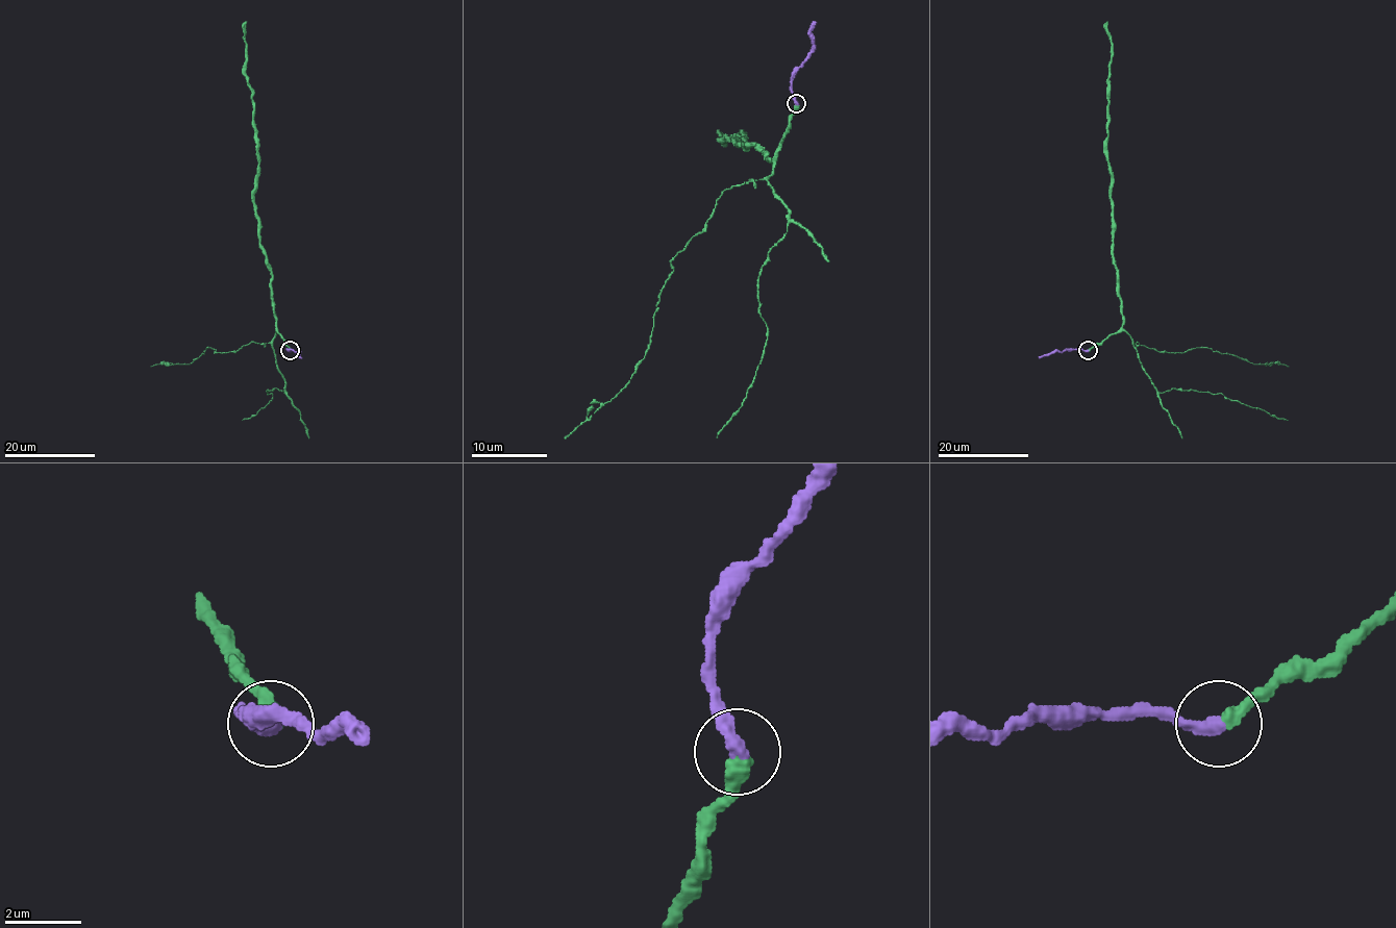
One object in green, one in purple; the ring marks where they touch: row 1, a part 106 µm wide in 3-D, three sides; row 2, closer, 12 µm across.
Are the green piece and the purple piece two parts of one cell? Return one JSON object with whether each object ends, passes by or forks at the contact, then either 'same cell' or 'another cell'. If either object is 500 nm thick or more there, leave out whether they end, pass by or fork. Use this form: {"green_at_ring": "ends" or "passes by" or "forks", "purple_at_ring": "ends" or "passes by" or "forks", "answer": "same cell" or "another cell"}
{"green_at_ring": "ends", "purple_at_ring": "ends", "answer": "same cell"}

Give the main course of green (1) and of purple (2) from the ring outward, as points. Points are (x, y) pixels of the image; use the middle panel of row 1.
1: (797, 105), (774, 161), (765, 156), (758, 147), (737, 143), (744, 138), (740, 133), (723, 143), (721, 135)
2: (797, 103), (791, 90), (791, 75), (812, 50), (809, 29), (816, 22)

